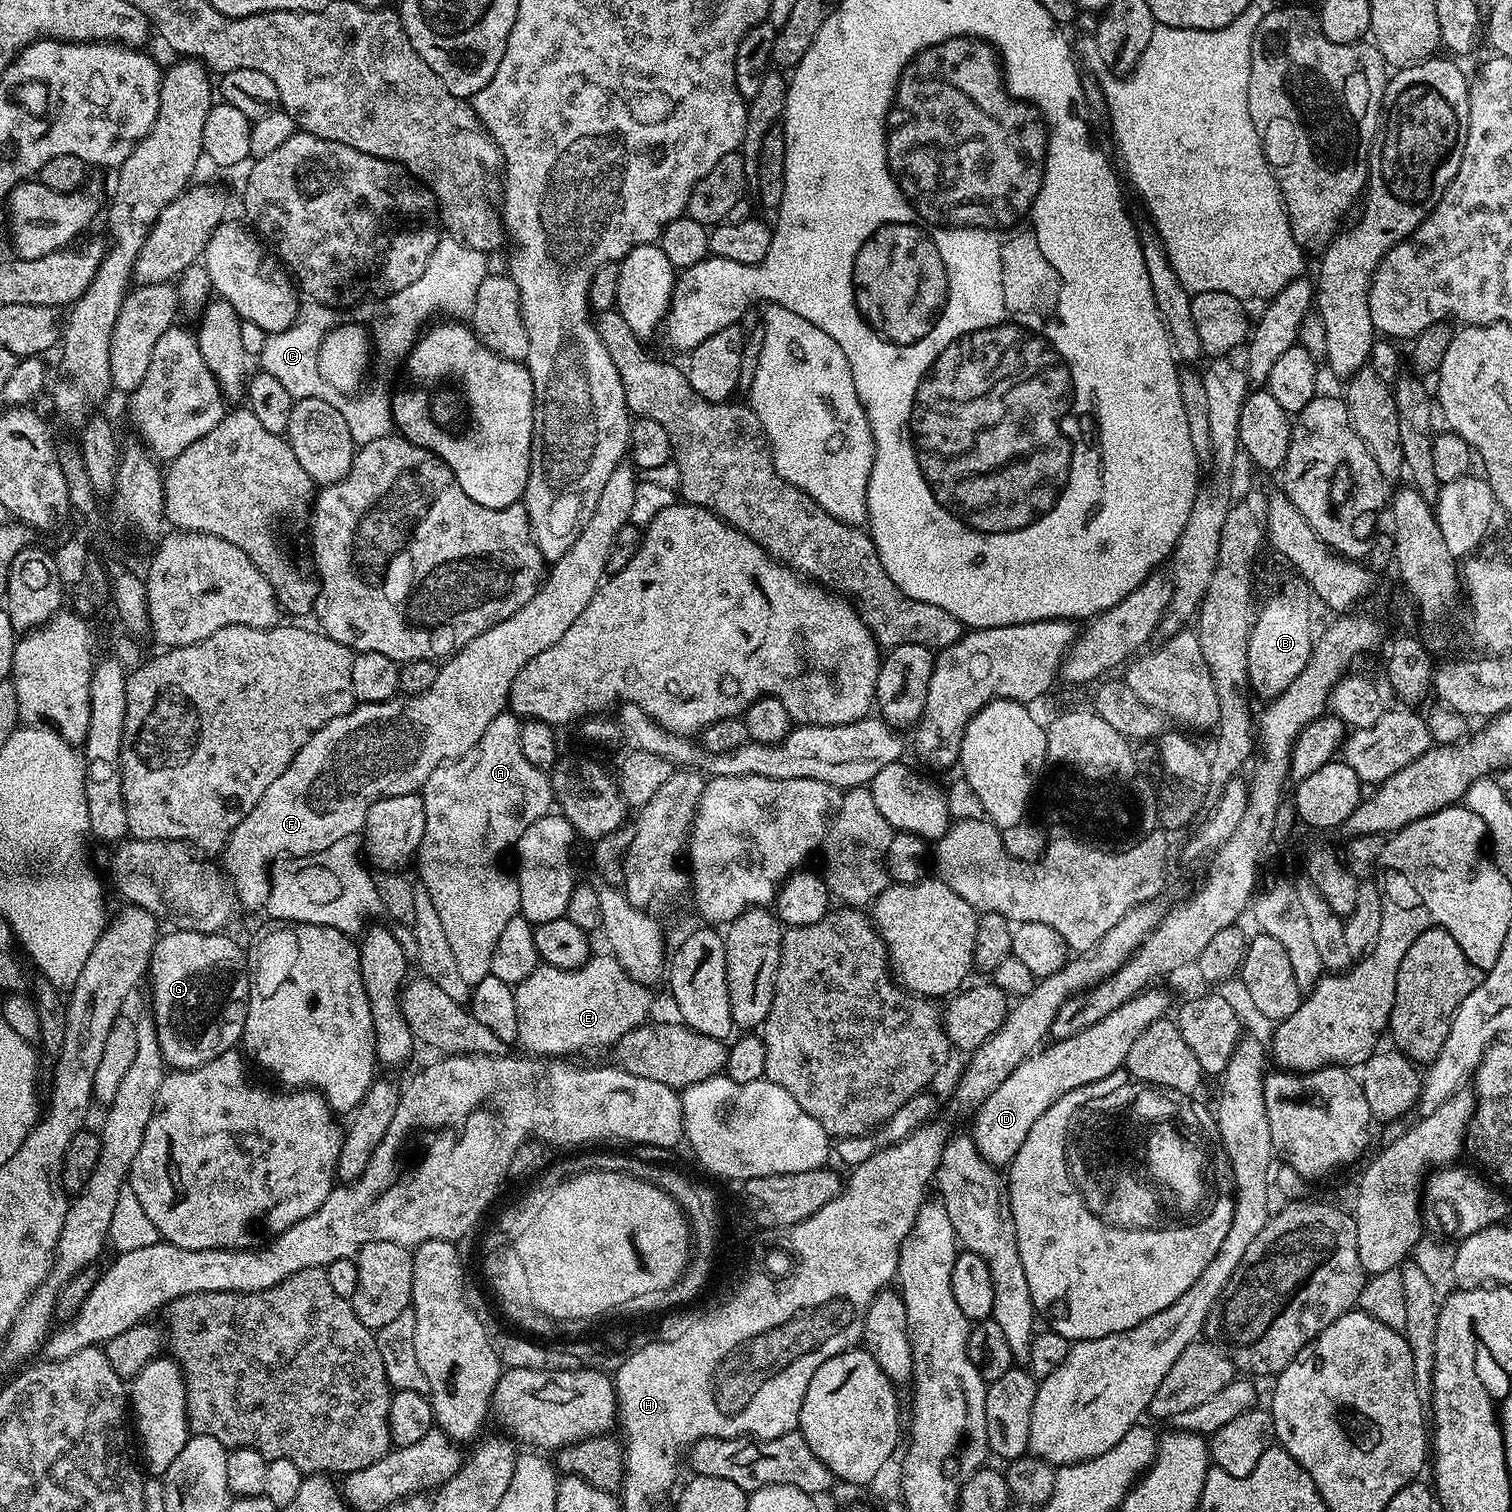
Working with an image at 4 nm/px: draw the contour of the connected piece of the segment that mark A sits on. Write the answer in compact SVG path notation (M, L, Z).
M511 711L501 712L465 756L440 764L422 789L426 830L418 853L418 880L426 886L434 902L434 910L438 910L438 918L446 929L450 951L454 953L462 978L473 986L482 982L482 978L492 975L492 958L494 946L498 944L498 934L502 934L506 922L520 912L520 891L516 881L496 863L507 848L509 851L518 838L522 838L531 824L549 815L554 804L549 773L545 769L530 766L522 755L520 726L521 721Z

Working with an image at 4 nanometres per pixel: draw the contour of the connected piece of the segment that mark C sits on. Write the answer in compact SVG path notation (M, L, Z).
M304 302L296 311L294 322L289 328L280 332L269 333L260 350L259 367L276 378L289 390L293 399L304 399L313 393L310 379L317 377L318 352L326 333L334 328L335 309L315 302Z

